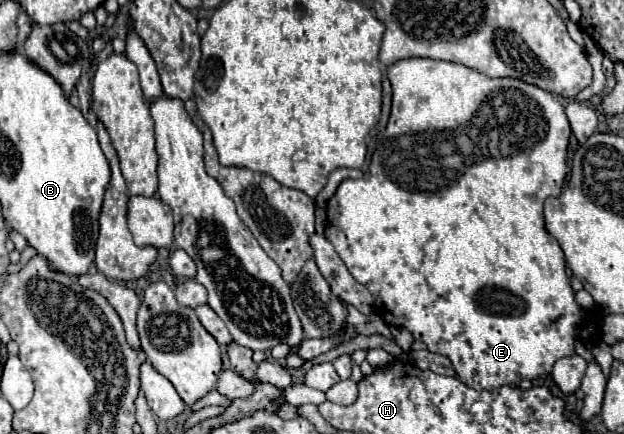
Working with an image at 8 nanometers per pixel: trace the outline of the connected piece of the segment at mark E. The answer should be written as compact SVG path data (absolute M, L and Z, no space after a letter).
M431 58L399 60L389 66L387 78L392 87L392 105L391 118L385 128L385 148L375 150L367 176L359 180L343 180L339 184L337 192L327 204L325 236L335 246L351 276L367 286L367 290L371 292L375 300L375 314L381 316L389 326L407 328L415 340L427 344L429 352L447 356L453 362L453 368L463 384L475 390L495 390L505 384L519 384L523 378L535 380L547 376L551 372L551 366L559 358L575 354L573 344L577 336L581 340L593 340L595 336L599 336L599 326L589 314L579 310L575 302L575 292L571 290L565 272L563 250L559 242L547 232L543 216L543 204L547 196L559 196L567 176L565 158L571 128L561 102L551 92L523 80L489 78L475 68Z

